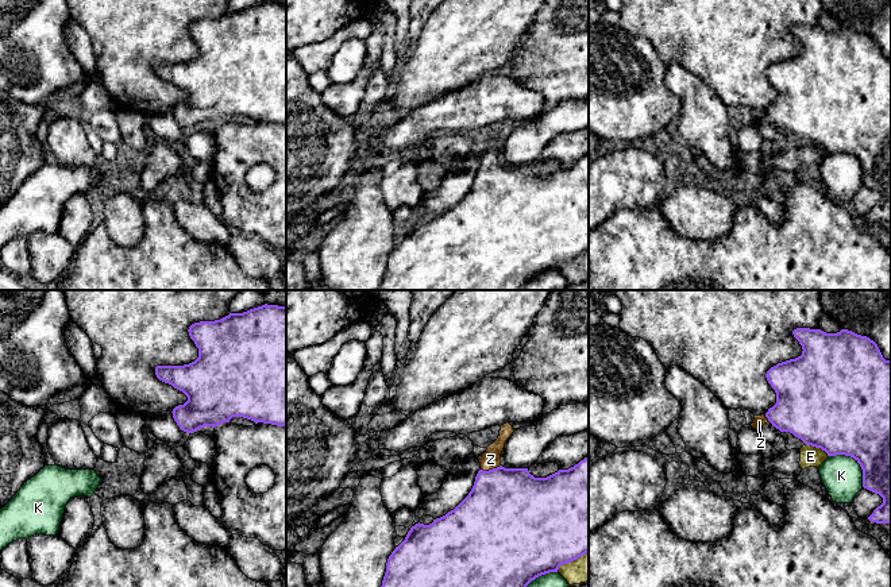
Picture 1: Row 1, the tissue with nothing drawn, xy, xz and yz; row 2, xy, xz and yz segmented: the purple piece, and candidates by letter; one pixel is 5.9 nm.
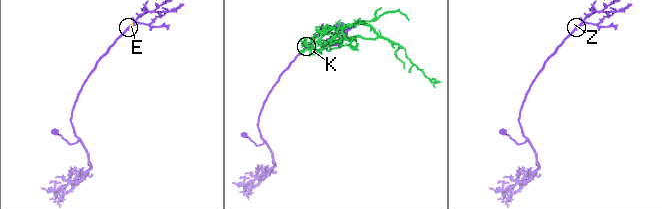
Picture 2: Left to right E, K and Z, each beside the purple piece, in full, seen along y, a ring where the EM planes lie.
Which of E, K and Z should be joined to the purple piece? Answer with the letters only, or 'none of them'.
Z

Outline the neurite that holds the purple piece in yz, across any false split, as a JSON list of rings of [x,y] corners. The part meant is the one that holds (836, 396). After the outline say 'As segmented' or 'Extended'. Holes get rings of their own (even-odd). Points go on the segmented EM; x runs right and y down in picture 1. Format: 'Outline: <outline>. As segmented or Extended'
Outline: [[[796,328],[792,335],[802,345],[802,355],[767,371],[765,378],[776,393],[776,403],[765,414],[755,416],[751,426],[757,430],[770,421],[780,432],[792,433],[806,445],[821,448],[828,456],[853,457],[863,470],[863,487],[883,498],[883,503],[868,520],[891,524],[891,360],[883,358],[873,340],[848,329],[826,333],[821,329]]]. Extended

